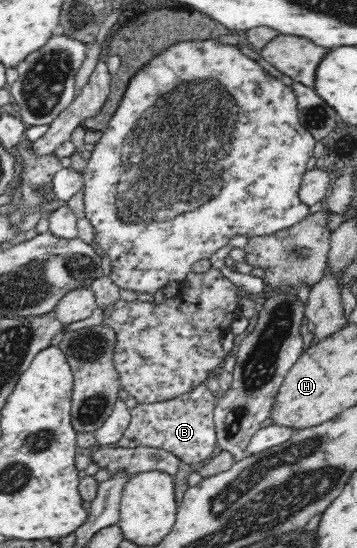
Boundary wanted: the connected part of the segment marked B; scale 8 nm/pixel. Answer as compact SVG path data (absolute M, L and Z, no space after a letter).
M206 382L198 387L170 399L156 403L138 403L131 409L131 420L128 429L118 446L132 448L138 445L157 447L178 456L184 463L198 464L208 459L216 449L216 428L213 411L216 405L215 395L208 390Z

